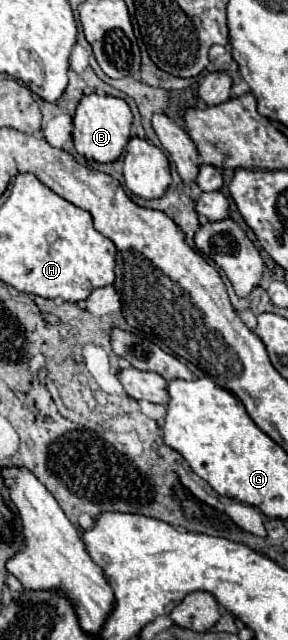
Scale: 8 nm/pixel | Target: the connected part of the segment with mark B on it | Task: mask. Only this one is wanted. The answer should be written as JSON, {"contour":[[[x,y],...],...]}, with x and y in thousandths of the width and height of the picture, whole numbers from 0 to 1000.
{"contour":[[[313,147],[278,156],[257,178],[257,206],[250,206],[257,231],[299,250],[382,256],[424,244],[451,219],[451,203],[458,203],[458,175],[424,153]]]}

